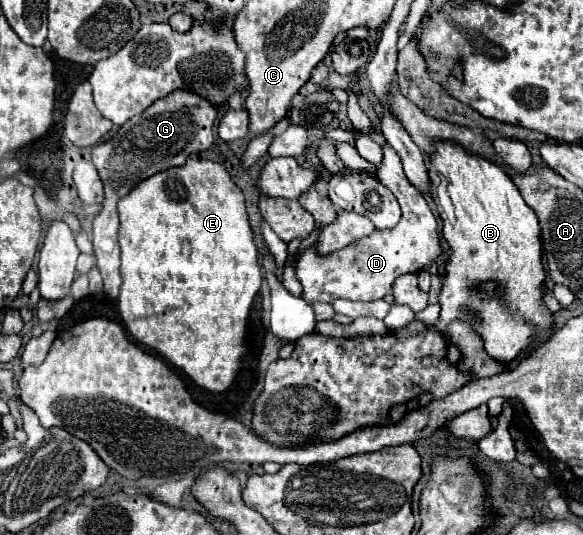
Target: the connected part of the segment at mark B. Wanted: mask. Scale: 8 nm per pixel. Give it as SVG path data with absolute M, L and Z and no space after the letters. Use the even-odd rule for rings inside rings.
M438 139L434 145L436 145L436 151L430 157L430 169L428 169L433 184L431 195L437 195L436 189L439 184L445 188L454 209L455 221L449 220L450 223L444 223L444 229L442 229L442 235L448 241L452 253L446 259L444 283L442 283L442 291L438 297L438 303L441 305L438 319L440 323L434 324L433 328L446 337L448 345L452 345L448 325L454 319L470 325L474 321L474 317L478 317L480 323L476 323L472 327L472 331L480 335L480 339L484 343L484 351L494 361L508 365L524 351L532 351L536 347L534 337L538 333L554 329L554 313L542 301L546 273L544 273L544 265L542 265L542 243L540 243L538 219L536 219L534 211L522 199L522 195L516 189L516 185L512 183L512 179L508 179L508 175L498 165L494 165L488 159L470 155L466 149L462 149L454 141ZM486 281L498 283L492 297L478 293L480 285Z

